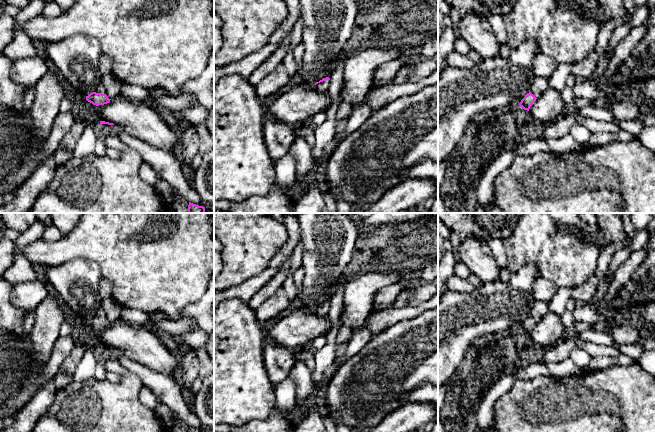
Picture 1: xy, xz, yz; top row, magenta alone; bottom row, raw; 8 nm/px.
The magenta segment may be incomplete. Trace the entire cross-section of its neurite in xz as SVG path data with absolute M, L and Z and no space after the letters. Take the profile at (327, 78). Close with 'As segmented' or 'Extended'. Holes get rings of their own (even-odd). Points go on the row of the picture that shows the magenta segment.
M326 77L320 80L319 82L315 83L314 88L320 93L320 94L325 94L328 93L328 88L330 86L330 78Z. Extended

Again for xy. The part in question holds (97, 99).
M100 81L95 91L86 96L86 100L93 105L99 106L109 103L111 99L106 95L106 89L102 81Z. Extended

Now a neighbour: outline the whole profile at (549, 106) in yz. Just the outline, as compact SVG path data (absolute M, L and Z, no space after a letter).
M547 88L529 109L533 122L537 126L545 126L567 112L561 92Z

